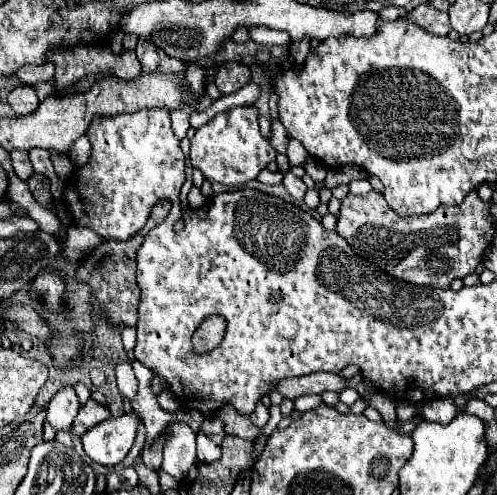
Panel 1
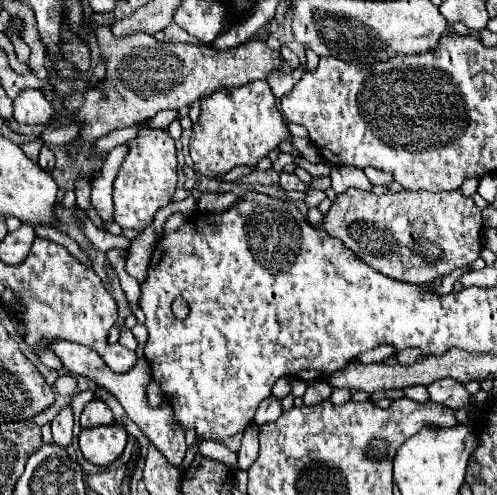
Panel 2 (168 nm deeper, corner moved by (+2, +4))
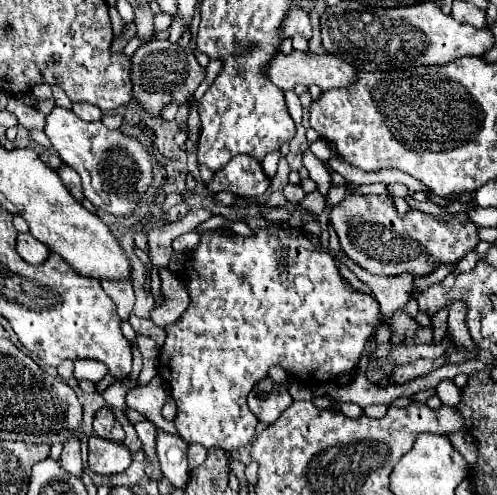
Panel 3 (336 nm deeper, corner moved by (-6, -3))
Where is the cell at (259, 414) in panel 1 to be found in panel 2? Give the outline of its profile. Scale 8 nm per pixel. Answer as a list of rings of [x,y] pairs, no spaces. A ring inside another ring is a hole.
[[[270,396],[266,400],[260,402],[256,414],[254,414],[254,424],[268,424],[268,422],[276,422],[282,414],[282,406],[280,406],[280,400]]]

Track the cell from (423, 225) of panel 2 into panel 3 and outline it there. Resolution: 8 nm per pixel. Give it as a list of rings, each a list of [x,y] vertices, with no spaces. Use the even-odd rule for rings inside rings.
[[[348,195],[332,207],[330,223],[340,237],[342,251],[374,275],[414,273],[422,277],[432,273],[440,263],[460,261],[480,241],[478,227],[464,213],[458,213],[446,223],[422,211],[398,215],[392,199],[382,195]]]

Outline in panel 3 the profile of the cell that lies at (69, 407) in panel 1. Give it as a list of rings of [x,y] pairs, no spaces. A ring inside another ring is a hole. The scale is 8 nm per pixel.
[[[70,439],[64,443],[62,449],[62,457],[60,457],[60,465],[64,467],[64,471],[72,473],[72,475],[82,475],[82,459],[80,459],[80,443],[76,439]]]

